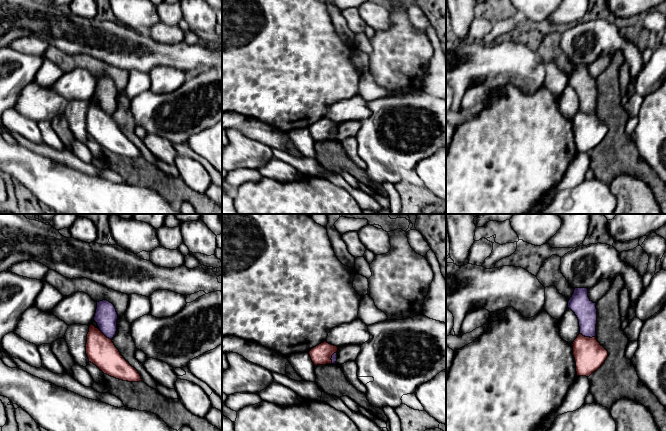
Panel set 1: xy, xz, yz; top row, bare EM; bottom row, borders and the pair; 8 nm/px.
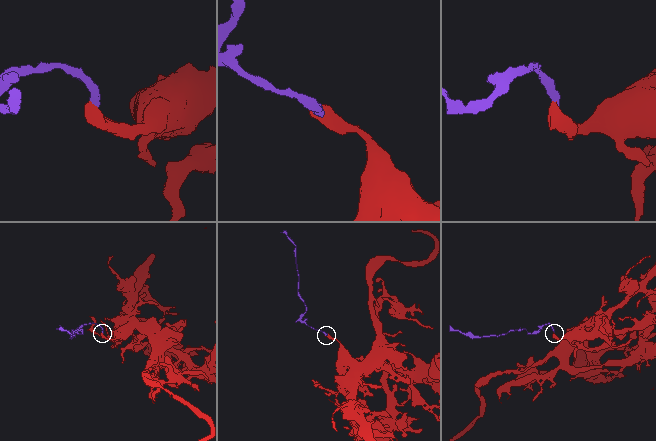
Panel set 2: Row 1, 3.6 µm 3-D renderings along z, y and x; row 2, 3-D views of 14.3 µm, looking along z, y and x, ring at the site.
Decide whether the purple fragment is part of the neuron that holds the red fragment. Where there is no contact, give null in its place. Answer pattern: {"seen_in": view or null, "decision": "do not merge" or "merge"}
{"seen_in": "yz", "decision": "do not merge"}

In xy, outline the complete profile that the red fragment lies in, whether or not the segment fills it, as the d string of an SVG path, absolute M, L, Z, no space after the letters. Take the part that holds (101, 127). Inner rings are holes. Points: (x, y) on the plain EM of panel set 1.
M92 100L87 110L86 130L89 138L104 150L128 158L142 157L138 147L123 134L112 116Z

